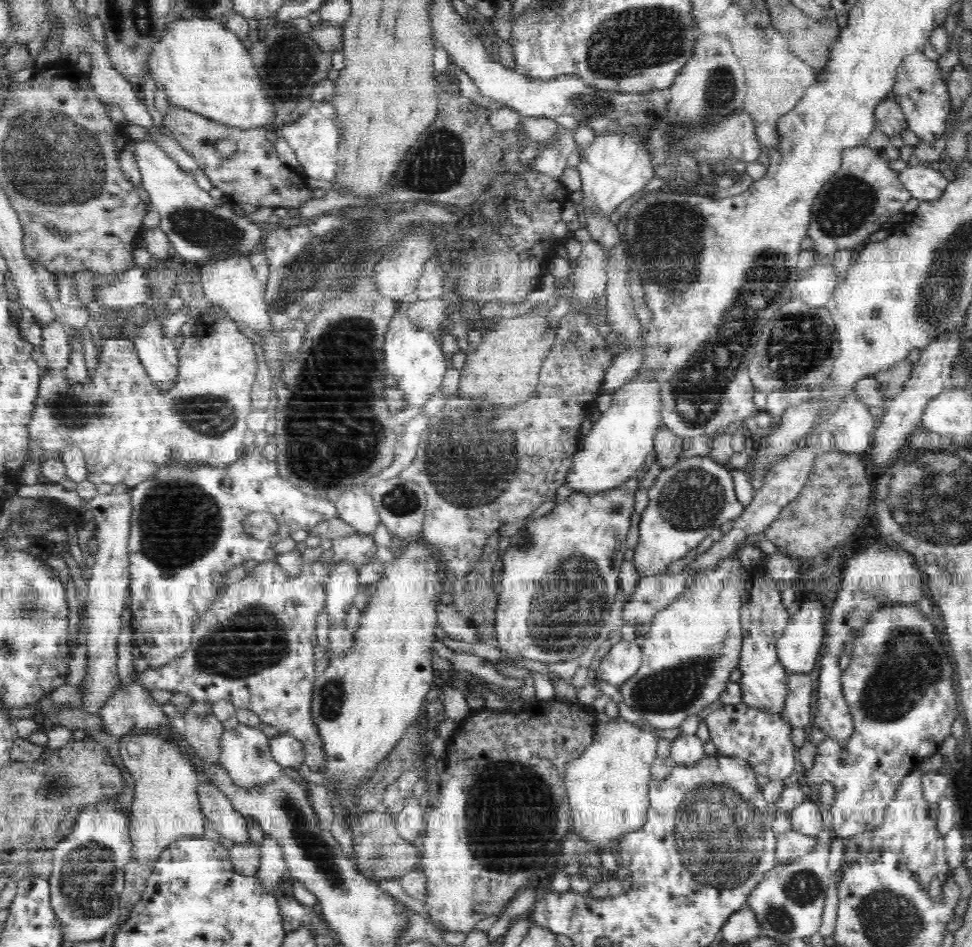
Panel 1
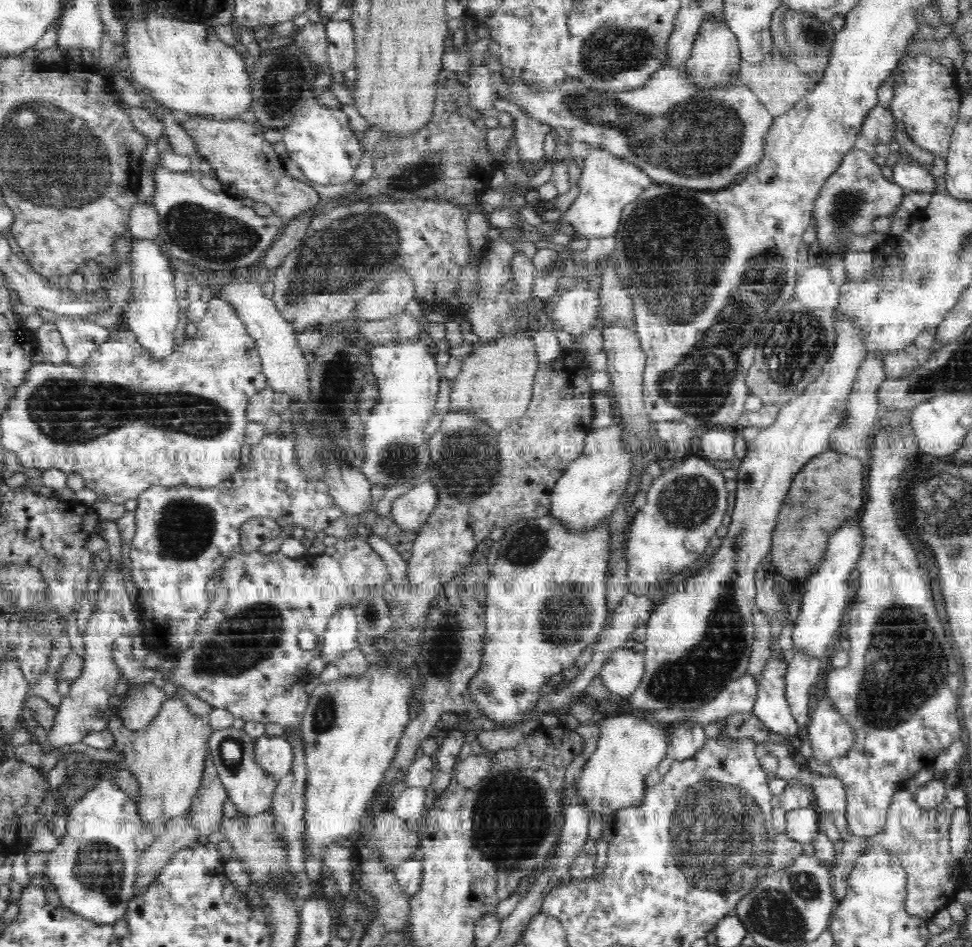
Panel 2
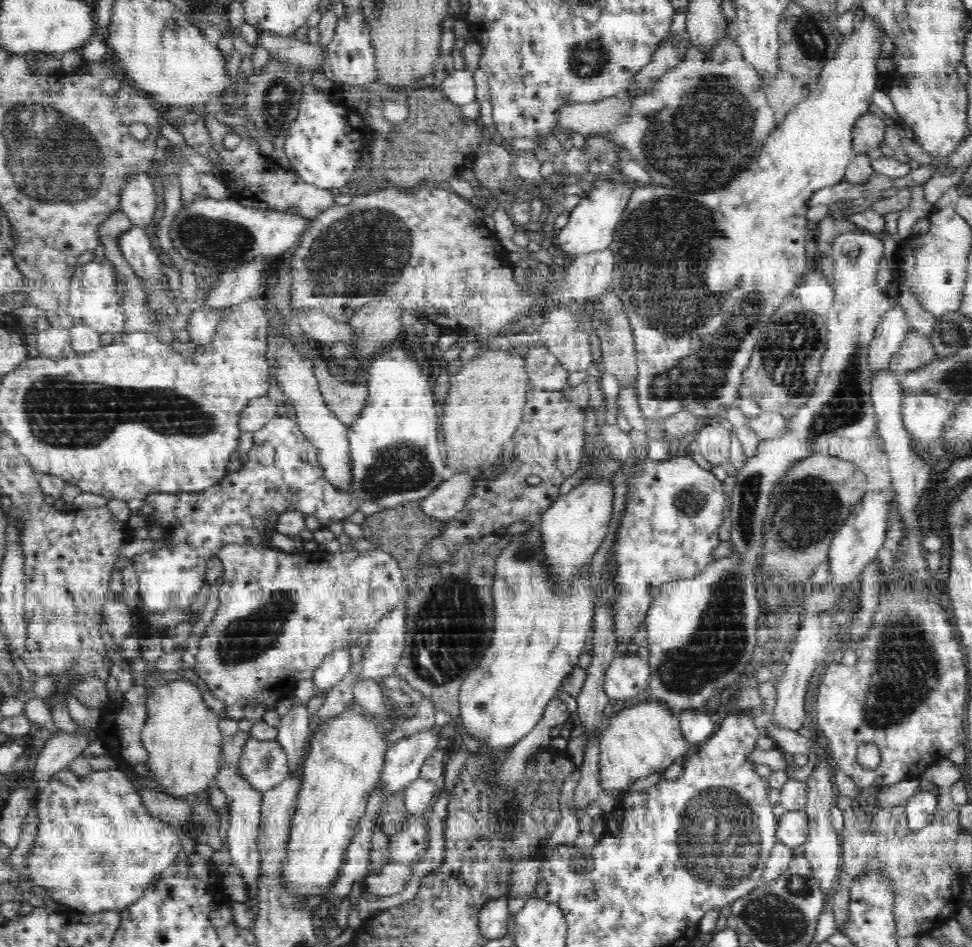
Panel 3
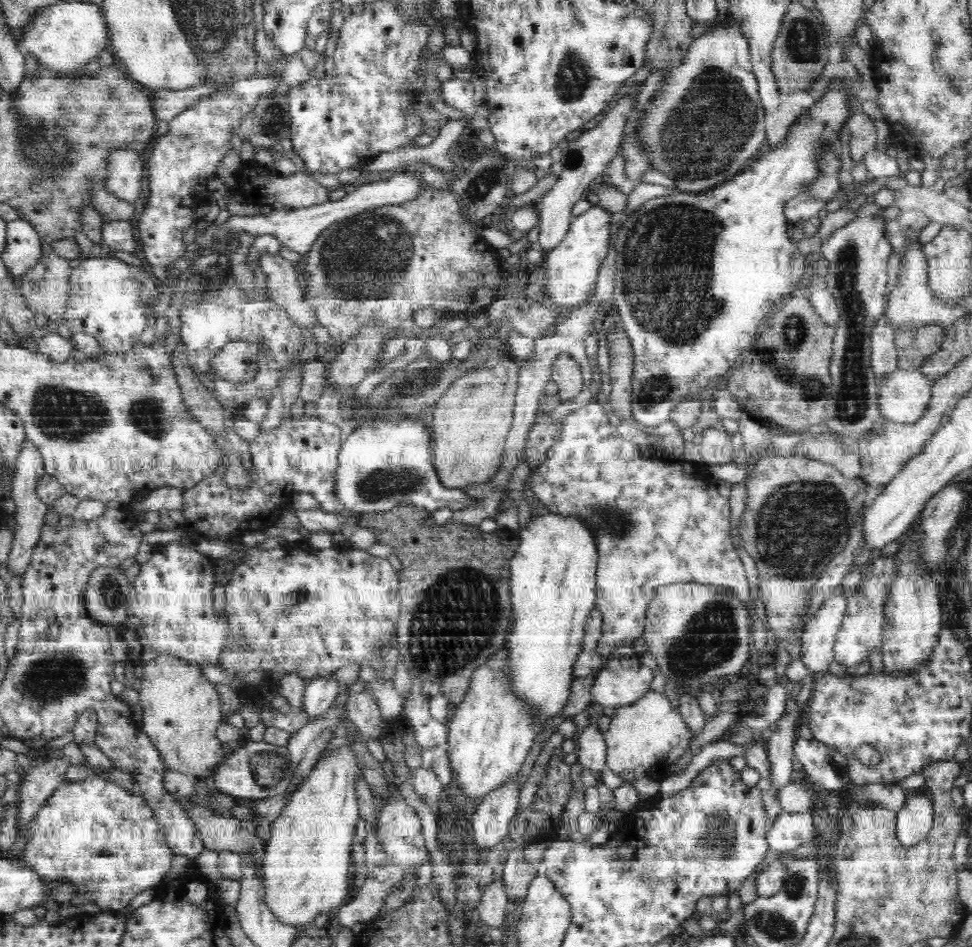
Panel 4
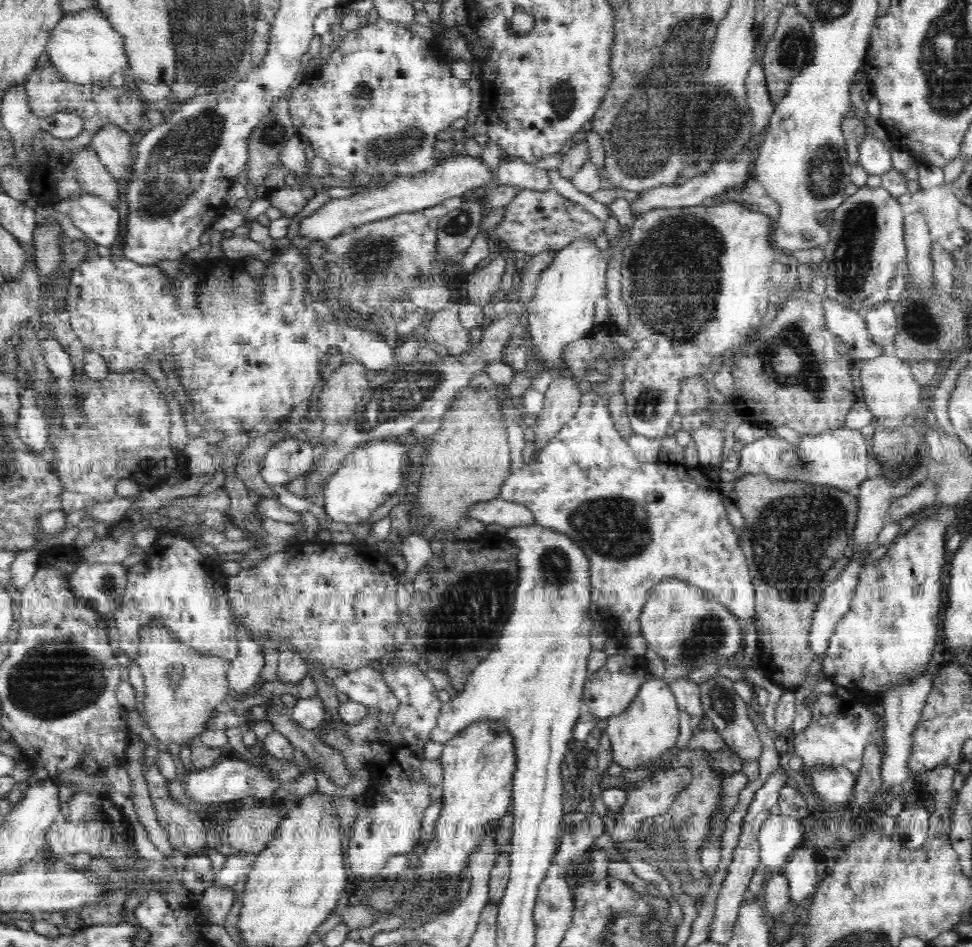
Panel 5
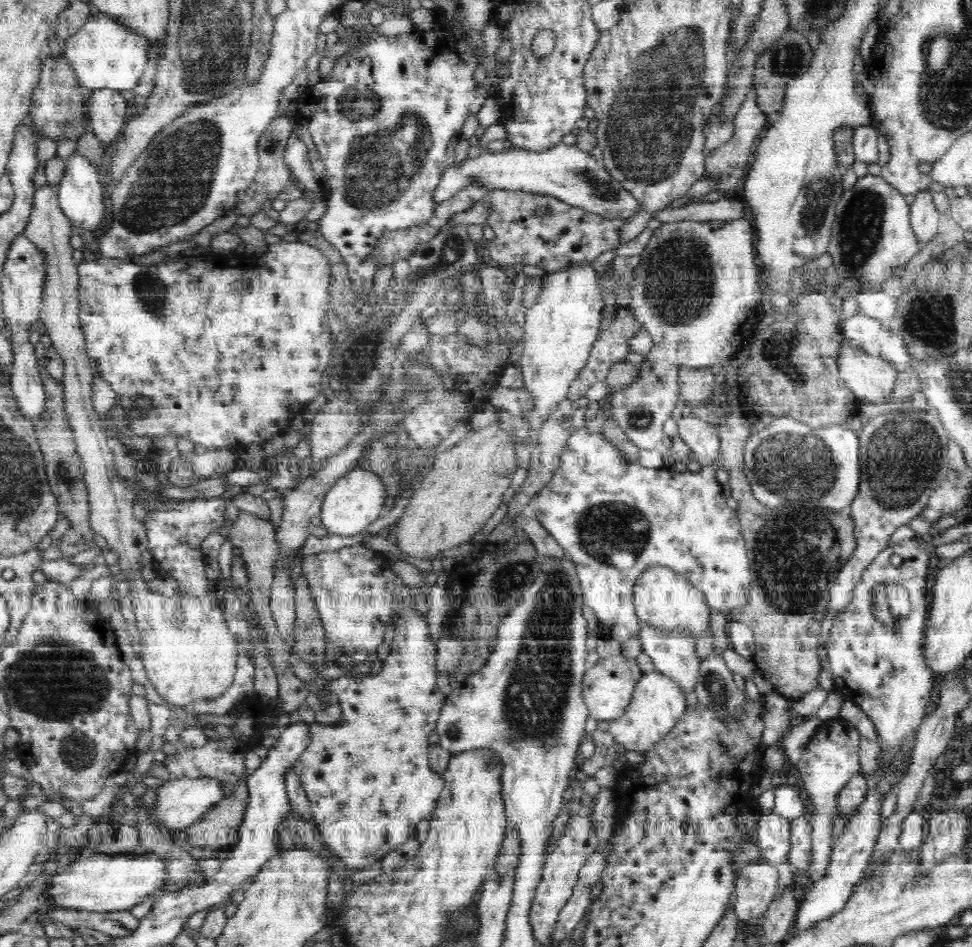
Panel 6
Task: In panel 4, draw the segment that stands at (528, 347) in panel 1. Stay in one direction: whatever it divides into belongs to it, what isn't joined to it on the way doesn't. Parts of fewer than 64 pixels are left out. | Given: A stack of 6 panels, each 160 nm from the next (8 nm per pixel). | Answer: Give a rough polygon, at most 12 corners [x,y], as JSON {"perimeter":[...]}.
{"perimeter":[[520,361],[461,376],[432,412],[444,486],[504,461]]}

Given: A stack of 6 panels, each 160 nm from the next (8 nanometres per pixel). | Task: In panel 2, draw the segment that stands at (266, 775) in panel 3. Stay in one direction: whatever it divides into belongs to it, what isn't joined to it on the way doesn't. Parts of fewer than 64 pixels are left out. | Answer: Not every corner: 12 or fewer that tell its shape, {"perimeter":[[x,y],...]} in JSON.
{"perimeter":[[286,736],[255,739],[254,756],[280,781],[291,769],[294,750]]}

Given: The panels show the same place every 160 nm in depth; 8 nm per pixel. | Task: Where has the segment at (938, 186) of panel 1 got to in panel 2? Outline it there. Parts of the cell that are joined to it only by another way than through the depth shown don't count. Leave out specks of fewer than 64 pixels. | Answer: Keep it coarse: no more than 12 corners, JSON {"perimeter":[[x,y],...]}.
{"perimeter":[[899,160],[893,179],[906,192],[933,193],[937,187],[925,165]]}

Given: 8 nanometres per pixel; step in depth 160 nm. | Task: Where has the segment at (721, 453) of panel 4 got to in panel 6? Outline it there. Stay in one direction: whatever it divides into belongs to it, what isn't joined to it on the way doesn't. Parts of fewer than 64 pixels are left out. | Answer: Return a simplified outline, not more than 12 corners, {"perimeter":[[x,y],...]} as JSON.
{"perimeter":[[694,413],[677,421],[679,438],[701,465],[721,460],[717,425]]}

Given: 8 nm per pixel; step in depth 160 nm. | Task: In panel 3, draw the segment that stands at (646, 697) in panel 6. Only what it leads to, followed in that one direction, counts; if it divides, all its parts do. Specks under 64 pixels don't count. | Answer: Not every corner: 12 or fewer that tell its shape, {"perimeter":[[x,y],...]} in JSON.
{"perimeter":[[660,701],[613,713],[600,735],[602,790],[694,750]]}

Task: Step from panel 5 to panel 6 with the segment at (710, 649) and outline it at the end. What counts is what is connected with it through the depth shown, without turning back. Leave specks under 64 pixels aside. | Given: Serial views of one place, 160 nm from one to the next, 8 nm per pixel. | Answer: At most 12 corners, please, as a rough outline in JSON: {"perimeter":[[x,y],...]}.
{"perimeter":[[668,567],[636,581],[633,603],[642,625],[711,632],[704,594]]}

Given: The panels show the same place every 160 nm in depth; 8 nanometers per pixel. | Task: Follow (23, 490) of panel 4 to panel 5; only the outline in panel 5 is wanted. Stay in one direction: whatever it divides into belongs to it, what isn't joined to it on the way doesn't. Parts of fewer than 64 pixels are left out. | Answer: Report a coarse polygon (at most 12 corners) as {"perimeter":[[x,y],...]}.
{"perimeter":[[32,390],[20,393],[18,436],[43,458],[48,423]]}

